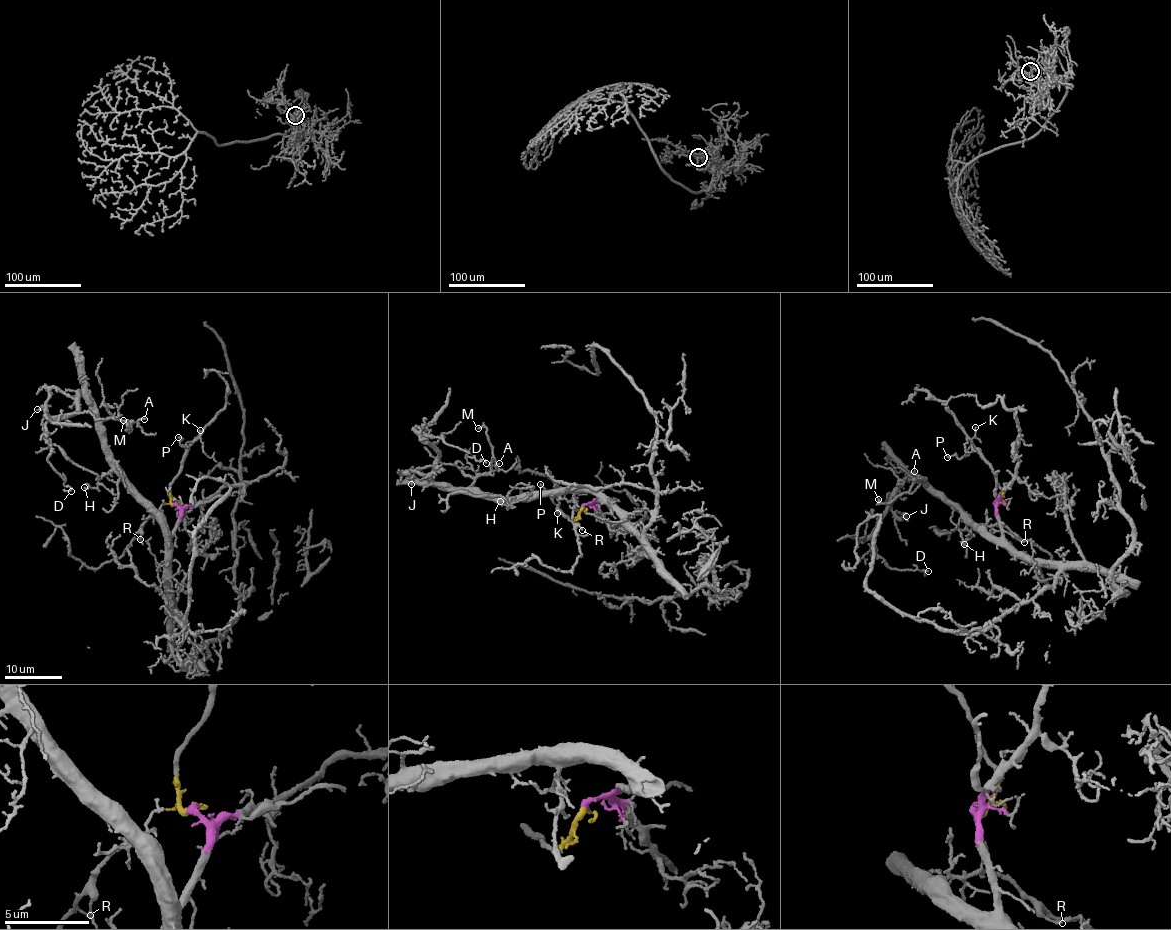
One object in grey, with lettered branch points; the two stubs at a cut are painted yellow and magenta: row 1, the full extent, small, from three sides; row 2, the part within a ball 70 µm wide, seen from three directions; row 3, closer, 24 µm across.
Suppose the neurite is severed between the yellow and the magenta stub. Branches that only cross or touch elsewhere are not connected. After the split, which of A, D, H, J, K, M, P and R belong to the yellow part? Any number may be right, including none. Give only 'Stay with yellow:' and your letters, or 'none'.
Stay with yellow: K, P

